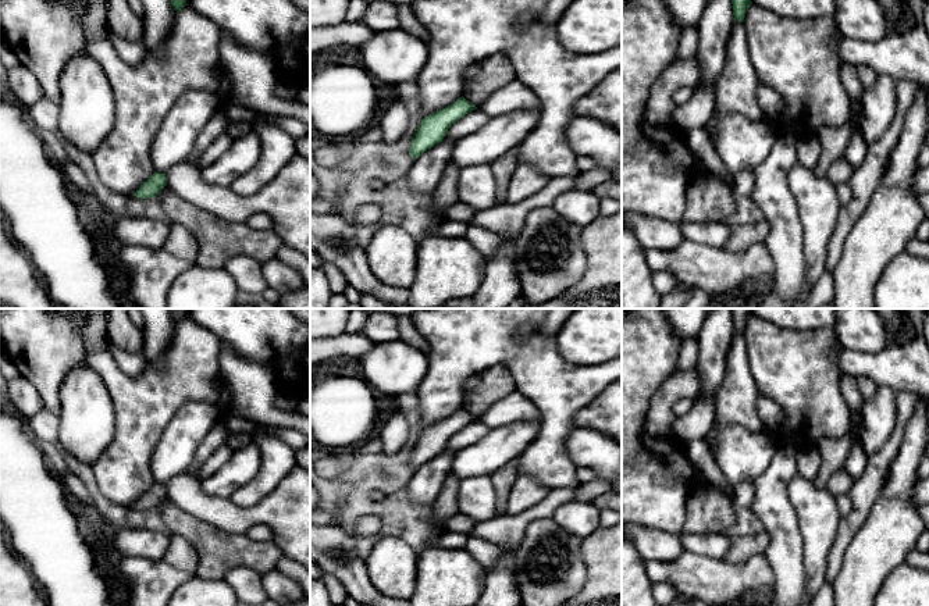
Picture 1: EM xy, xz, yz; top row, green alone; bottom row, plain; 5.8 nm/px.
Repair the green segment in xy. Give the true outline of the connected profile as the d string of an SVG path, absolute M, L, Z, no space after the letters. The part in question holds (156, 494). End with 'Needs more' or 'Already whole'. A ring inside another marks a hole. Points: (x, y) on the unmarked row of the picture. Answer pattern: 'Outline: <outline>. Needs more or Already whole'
Outline: M154 484L140 499L134 505L134 507L140 510L156 509L157 505L167 496L165 485Z. Already whole

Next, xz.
Outline: M462 407L453 416L423 429L412 450L409 466L416 471L424 463L442 453L451 436L476 420L474 416Z. Already whole

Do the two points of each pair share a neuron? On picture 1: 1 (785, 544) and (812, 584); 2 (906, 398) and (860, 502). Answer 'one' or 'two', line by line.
1: two
2: one

